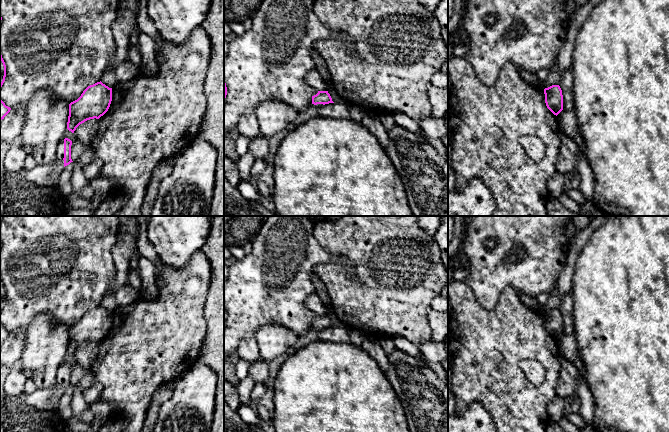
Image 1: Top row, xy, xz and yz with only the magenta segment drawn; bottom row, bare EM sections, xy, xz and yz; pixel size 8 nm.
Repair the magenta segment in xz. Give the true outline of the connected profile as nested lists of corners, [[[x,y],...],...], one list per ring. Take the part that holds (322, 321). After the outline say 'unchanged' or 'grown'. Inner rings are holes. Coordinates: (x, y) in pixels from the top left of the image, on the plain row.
[[[318,315],[318,317],[312,320],[312,328],[329,328],[334,327],[328,315]]]; unchanged

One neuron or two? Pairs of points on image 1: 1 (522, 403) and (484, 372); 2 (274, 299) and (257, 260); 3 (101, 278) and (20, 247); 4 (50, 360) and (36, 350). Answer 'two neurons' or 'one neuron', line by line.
1: one neuron
2: one neuron
3: one neuron
4: one neuron

